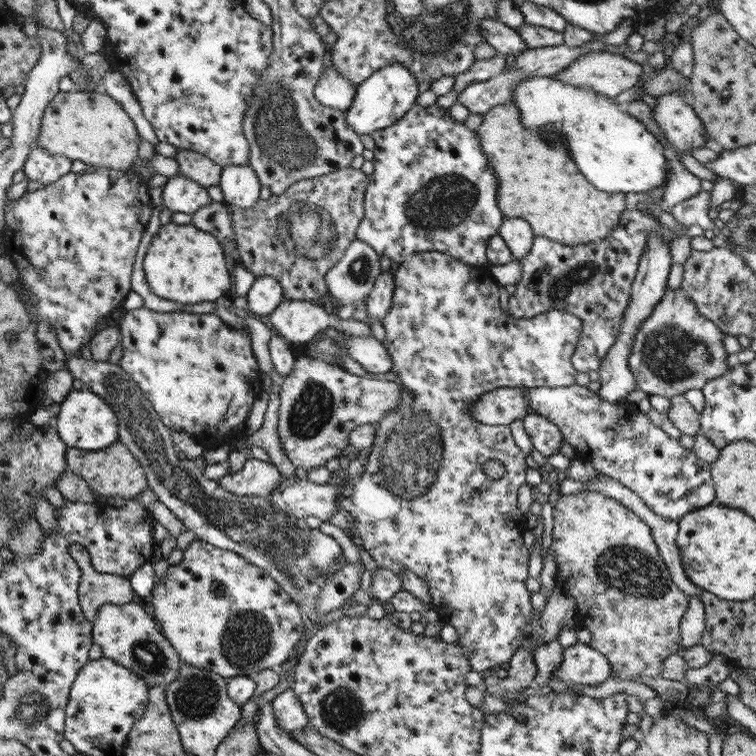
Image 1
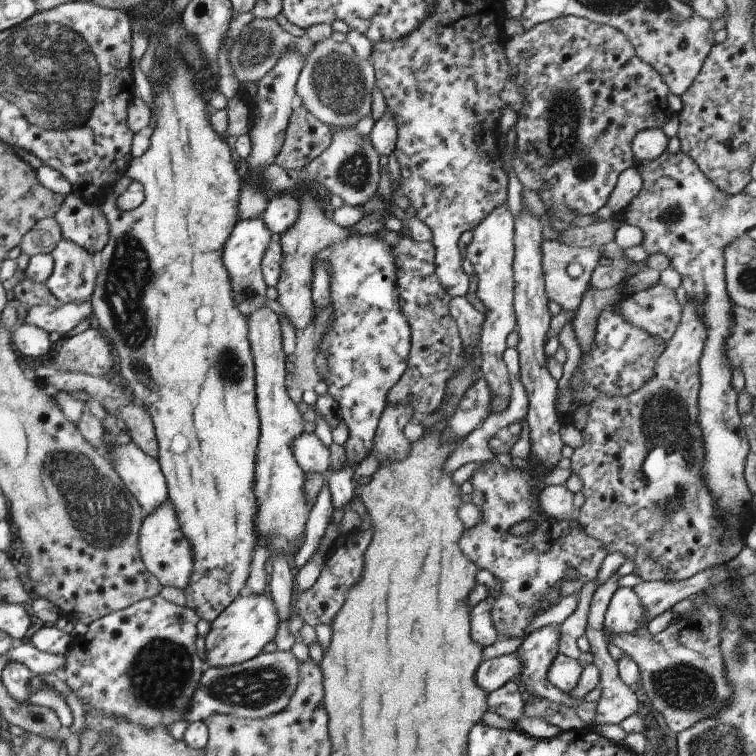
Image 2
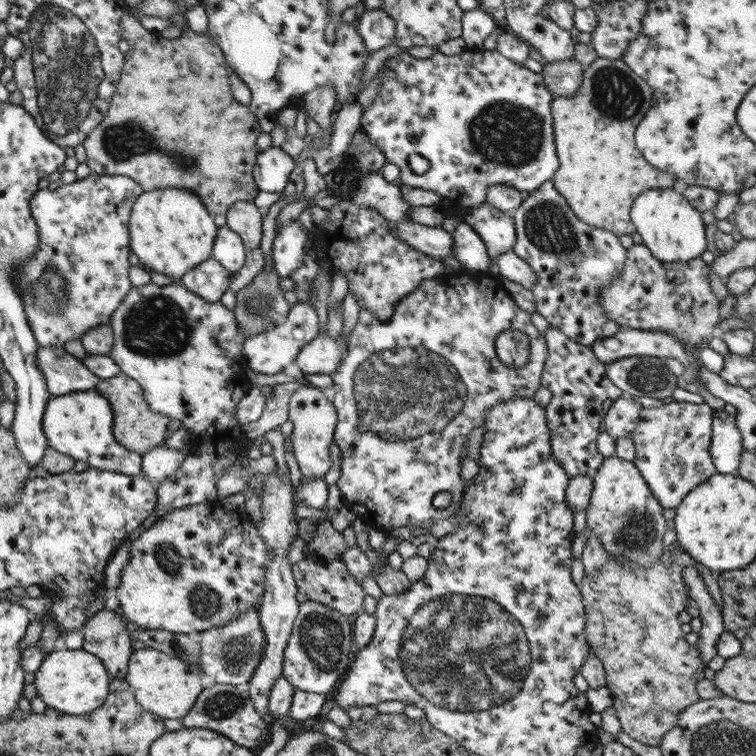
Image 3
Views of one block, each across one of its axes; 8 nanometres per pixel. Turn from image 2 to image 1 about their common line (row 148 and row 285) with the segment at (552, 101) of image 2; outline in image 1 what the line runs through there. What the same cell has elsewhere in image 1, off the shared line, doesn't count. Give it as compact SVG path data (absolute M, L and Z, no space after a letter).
M636 208L626 209L612 233L602 240L578 245L565 245L536 236L530 252L520 258L523 275L516 290L509 296L511 317L532 319L550 310L565 311L578 316L582 322L581 336L571 357L577 372L598 371L602 359L618 339L618 329L628 309L639 260L650 233L656 233L670 246L678 237L656 218Z

